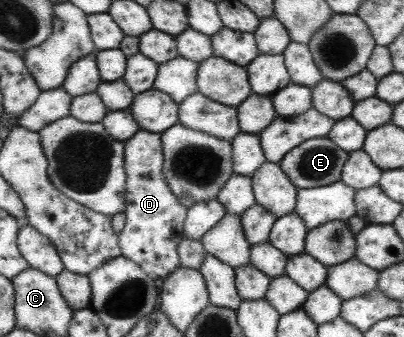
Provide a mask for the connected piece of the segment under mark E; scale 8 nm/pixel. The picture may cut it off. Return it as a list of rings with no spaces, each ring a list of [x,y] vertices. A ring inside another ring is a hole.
[[[312,138],[305,139],[300,145],[286,152],[278,166],[294,187],[300,189],[320,187],[340,179],[341,169],[347,157],[348,152],[338,149],[328,138]]]

